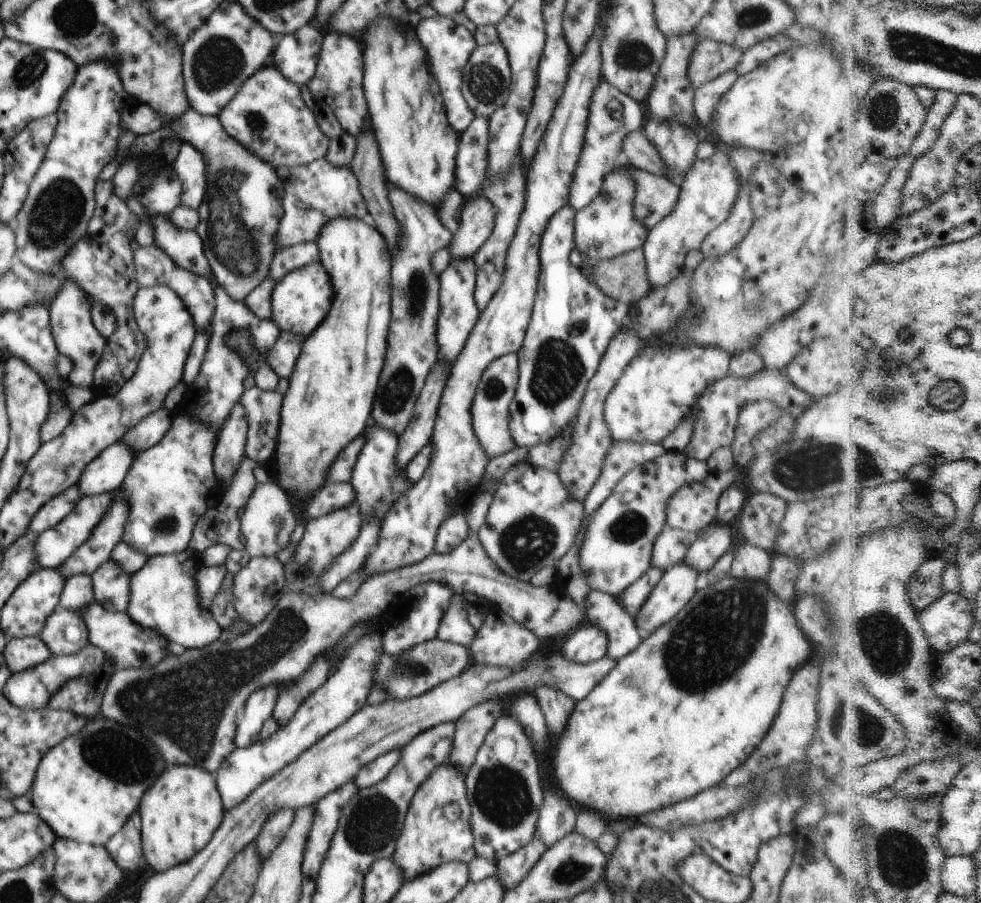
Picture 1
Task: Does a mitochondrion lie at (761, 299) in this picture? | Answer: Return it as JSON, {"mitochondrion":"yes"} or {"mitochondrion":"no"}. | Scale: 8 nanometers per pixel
{"mitochondrion":"yes"}

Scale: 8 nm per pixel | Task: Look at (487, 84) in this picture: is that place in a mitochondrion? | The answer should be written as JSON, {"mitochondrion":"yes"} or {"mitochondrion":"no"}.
{"mitochondrion":"yes"}

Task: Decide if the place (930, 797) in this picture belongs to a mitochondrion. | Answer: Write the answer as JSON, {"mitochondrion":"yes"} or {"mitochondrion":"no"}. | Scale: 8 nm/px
{"mitochondrion":"no"}

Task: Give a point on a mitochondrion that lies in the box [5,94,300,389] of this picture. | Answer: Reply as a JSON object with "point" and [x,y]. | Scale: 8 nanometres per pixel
{"point":[230,244]}

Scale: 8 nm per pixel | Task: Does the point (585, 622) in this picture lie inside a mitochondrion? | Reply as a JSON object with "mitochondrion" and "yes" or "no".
{"mitochondrion":"no"}

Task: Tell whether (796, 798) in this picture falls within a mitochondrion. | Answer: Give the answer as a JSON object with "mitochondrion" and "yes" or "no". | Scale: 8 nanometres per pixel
{"mitochondrion":"no"}

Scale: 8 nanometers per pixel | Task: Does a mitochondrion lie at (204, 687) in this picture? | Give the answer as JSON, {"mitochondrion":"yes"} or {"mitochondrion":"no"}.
{"mitochondrion":"yes"}

